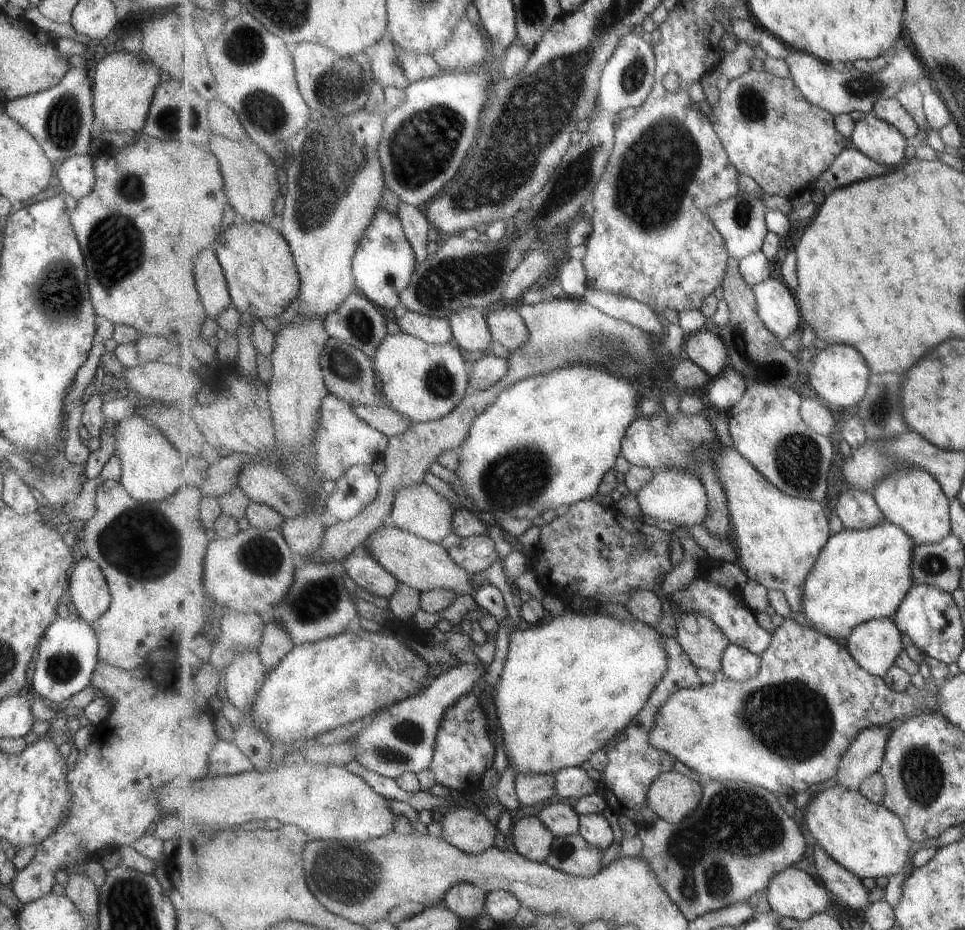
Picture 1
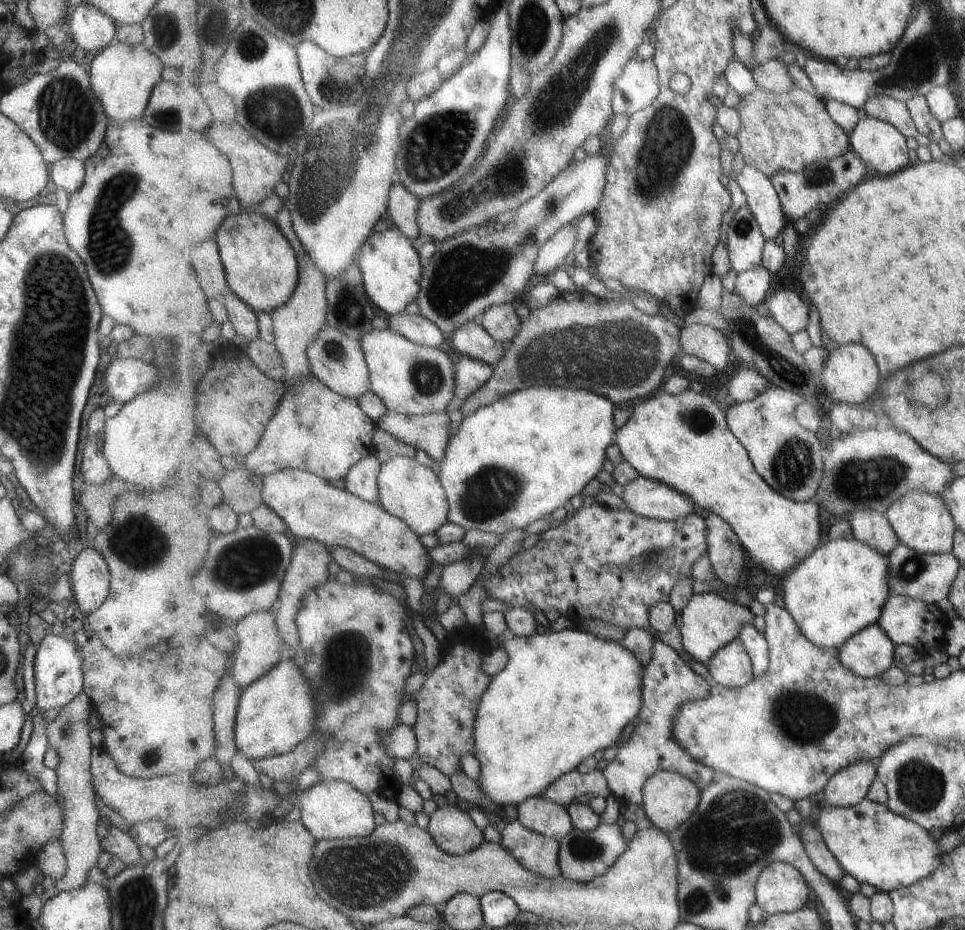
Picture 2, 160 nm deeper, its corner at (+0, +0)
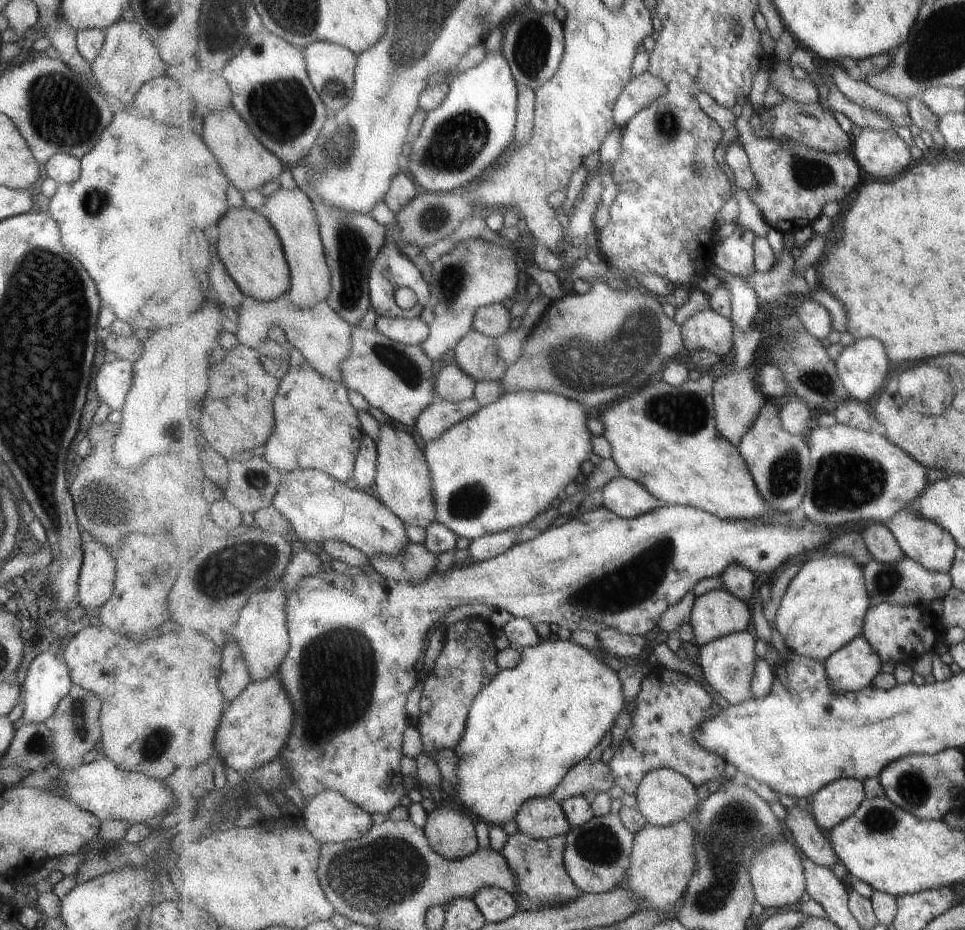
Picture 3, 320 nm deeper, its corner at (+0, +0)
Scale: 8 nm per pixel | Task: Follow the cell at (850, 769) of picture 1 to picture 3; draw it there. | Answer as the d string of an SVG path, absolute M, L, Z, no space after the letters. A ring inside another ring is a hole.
M843 778L815 794L810 801L810 811L821 830L830 833L835 826L854 816L866 800L863 780Z

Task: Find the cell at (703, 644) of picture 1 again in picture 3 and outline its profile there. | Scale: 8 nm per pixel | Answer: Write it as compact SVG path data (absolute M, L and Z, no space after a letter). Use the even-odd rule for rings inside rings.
M725 588L712 590L697 597L689 624L695 634L694 644L703 648L719 638L752 628L751 605Z

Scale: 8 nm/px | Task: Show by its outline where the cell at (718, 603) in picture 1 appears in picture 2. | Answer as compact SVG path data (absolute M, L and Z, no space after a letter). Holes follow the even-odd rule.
M752 622L743 624L739 639L746 647L747 654L750 655L755 670L754 678L763 676L770 666L770 643L767 641L766 635L757 631Z

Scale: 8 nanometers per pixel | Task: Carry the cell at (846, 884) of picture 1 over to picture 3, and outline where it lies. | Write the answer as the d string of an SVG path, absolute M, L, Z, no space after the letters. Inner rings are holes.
M795 806L786 810L787 814L783 824L793 842L803 853L804 858L827 868L837 859L839 860L832 844L828 838L823 836L823 832L821 832L821 828L814 820L810 809L803 810L803 808Z

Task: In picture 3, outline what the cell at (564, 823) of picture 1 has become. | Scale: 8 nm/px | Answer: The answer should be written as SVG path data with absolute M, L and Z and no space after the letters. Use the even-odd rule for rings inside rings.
M551 797L528 801L519 810L516 823L520 832L542 840L567 836L573 828L562 805Z

